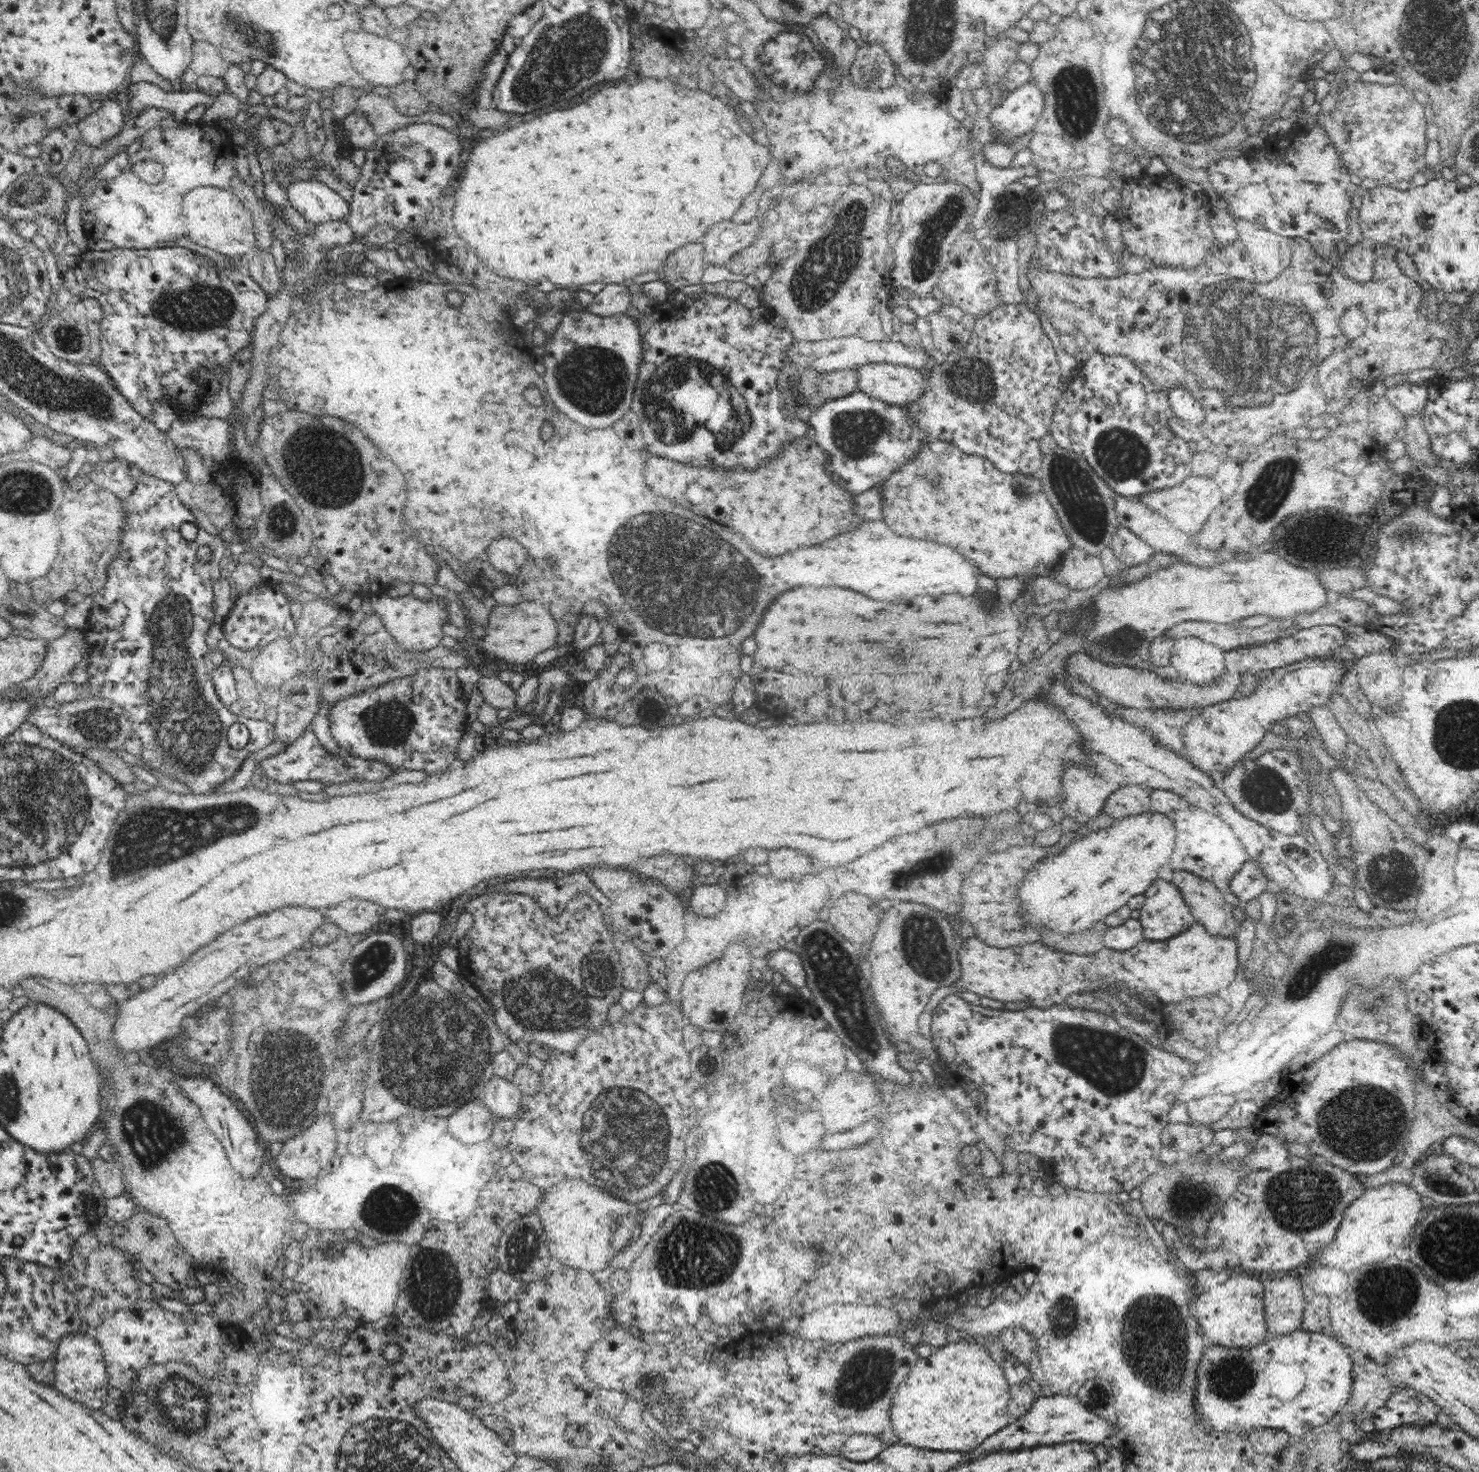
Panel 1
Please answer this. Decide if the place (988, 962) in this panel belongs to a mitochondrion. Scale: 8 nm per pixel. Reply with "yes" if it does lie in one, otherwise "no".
no

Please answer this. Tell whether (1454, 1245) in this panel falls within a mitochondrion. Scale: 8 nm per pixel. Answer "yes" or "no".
yes

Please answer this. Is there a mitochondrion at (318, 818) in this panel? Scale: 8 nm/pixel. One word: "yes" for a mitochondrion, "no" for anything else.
no

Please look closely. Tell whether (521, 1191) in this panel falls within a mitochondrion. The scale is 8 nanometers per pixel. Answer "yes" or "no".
no

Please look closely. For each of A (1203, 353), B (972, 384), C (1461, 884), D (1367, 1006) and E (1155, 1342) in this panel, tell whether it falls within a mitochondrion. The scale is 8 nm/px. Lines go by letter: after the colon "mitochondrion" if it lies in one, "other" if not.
A: mitochondrion
B: mitochondrion
C: other
D: mitochondrion
E: mitochondrion

